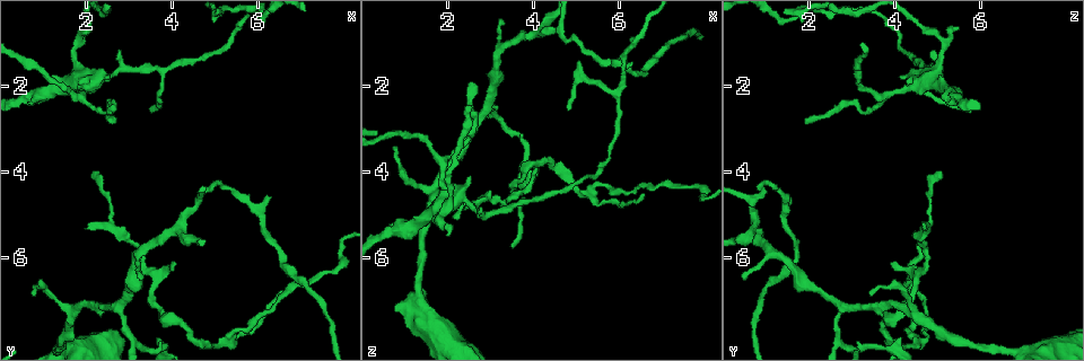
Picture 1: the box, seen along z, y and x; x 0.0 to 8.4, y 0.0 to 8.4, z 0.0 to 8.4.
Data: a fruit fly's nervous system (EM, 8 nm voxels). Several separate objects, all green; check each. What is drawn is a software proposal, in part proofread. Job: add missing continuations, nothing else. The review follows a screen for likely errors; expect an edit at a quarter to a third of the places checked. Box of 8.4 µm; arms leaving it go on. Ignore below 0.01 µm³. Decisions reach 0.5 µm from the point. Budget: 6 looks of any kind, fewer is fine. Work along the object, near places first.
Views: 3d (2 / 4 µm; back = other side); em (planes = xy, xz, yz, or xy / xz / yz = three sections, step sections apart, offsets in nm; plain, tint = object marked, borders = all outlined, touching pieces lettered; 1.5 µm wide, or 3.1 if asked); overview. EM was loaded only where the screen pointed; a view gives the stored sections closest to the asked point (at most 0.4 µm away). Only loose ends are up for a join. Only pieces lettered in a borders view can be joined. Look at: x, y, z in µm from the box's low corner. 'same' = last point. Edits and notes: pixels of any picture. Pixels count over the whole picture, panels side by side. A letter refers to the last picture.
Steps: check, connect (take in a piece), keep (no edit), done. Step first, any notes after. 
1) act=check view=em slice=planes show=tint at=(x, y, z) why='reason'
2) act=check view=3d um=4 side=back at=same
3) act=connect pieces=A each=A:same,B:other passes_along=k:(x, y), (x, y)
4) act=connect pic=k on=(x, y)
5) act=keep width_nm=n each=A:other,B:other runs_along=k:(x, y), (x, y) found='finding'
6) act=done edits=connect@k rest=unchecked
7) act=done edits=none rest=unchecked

act=check view=em slice=planes show=borders at=(2.00, 5.30, 4.70) why='tapers out'

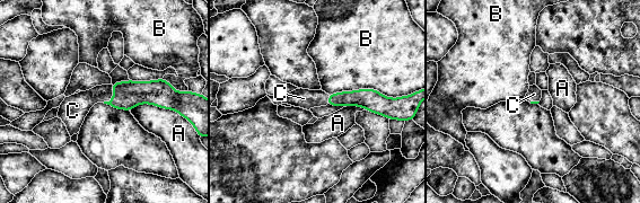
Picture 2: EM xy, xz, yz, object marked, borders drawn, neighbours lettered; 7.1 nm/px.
act=connect pieces=C each=A:other,B:other,C:same found='the neuron continues'

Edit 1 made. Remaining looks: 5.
act=check view=em slice=planes show=tint at=(2.75, 1.15, 4.85) why='thin end'

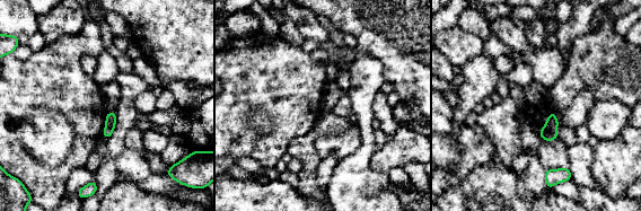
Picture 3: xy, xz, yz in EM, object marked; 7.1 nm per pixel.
act=check view=em slice=planes show=borders at=same

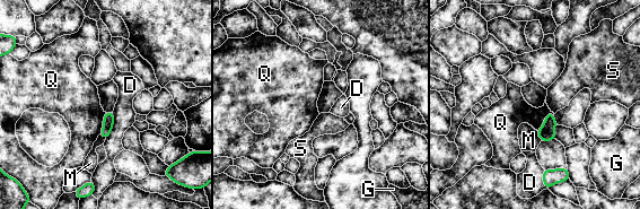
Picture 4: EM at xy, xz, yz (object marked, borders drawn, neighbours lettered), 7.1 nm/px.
act=keep longest_contact=D:220nm each=D:other,G:other,M:other,Q:other,S:other border=4:(550, 110), (543, 124), (536, 130) found='no lettered piece goes on from it'

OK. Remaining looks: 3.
act=done edits=connect@2 rest=unchecked

